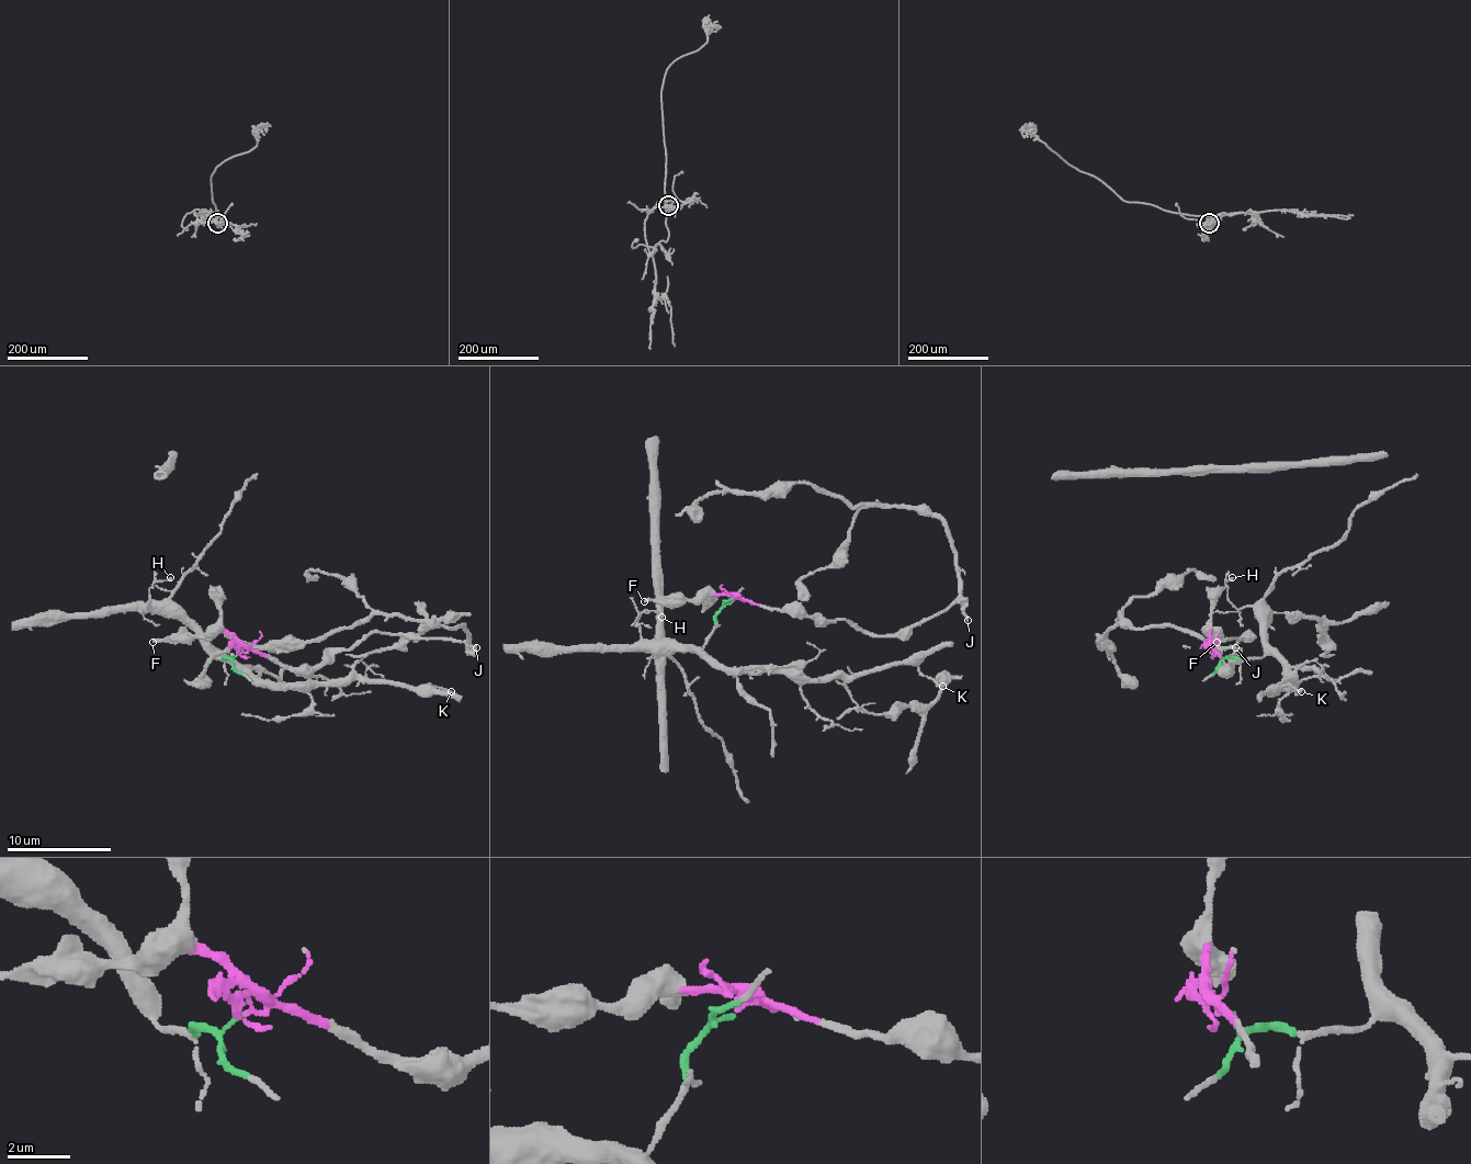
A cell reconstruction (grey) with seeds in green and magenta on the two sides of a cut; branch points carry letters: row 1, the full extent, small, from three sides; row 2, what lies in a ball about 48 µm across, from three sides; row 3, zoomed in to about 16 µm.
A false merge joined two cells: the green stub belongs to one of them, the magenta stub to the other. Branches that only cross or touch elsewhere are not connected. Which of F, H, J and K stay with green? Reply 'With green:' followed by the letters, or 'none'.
With green: H, K

